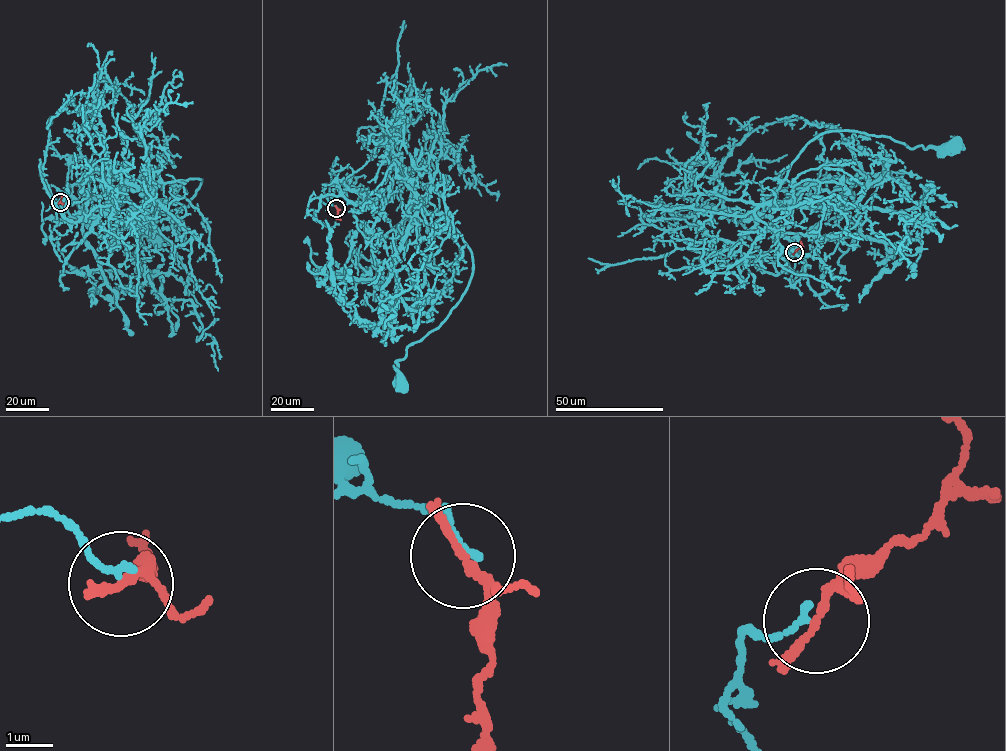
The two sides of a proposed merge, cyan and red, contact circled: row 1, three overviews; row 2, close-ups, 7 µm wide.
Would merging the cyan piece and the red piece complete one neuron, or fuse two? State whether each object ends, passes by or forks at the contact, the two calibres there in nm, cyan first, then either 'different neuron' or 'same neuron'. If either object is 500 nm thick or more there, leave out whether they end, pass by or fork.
cyan ends | red forks | 140/140 nm | different neuron

